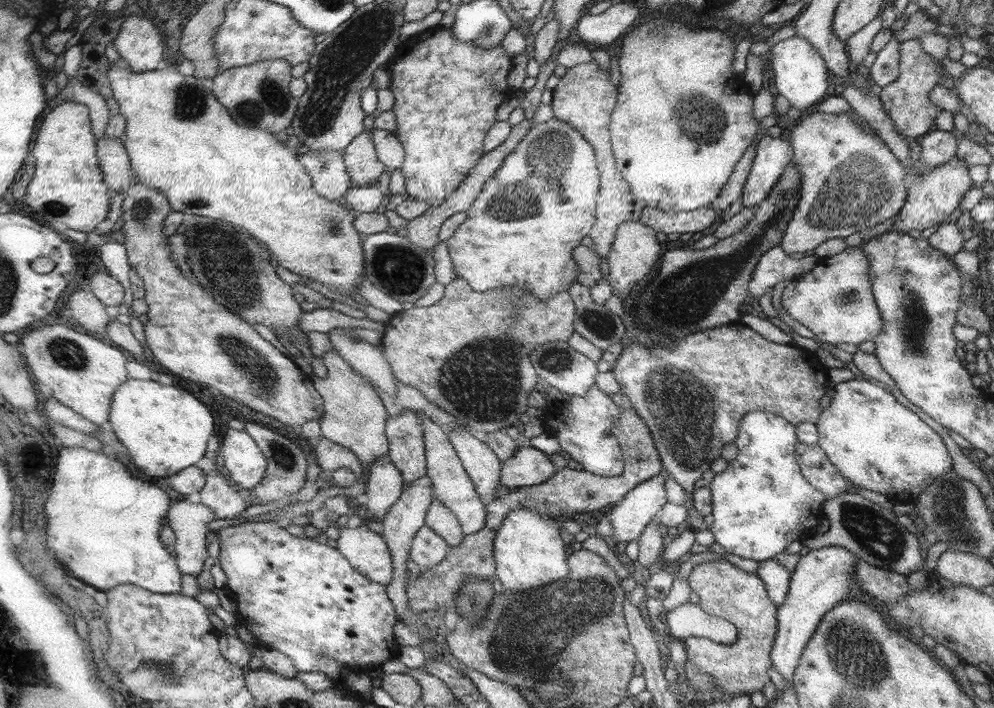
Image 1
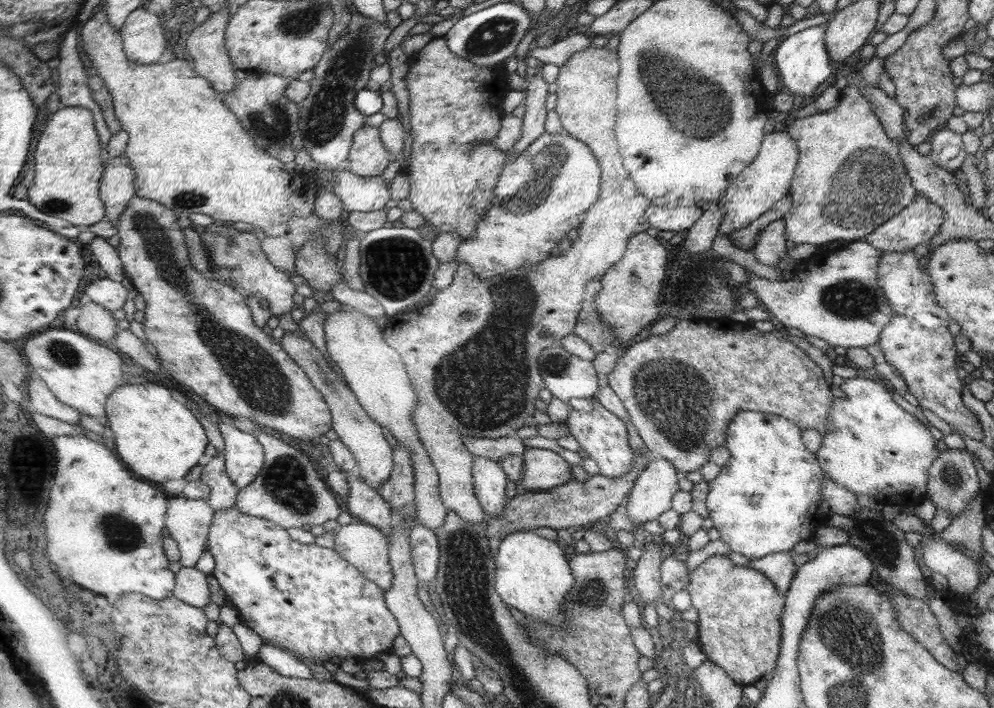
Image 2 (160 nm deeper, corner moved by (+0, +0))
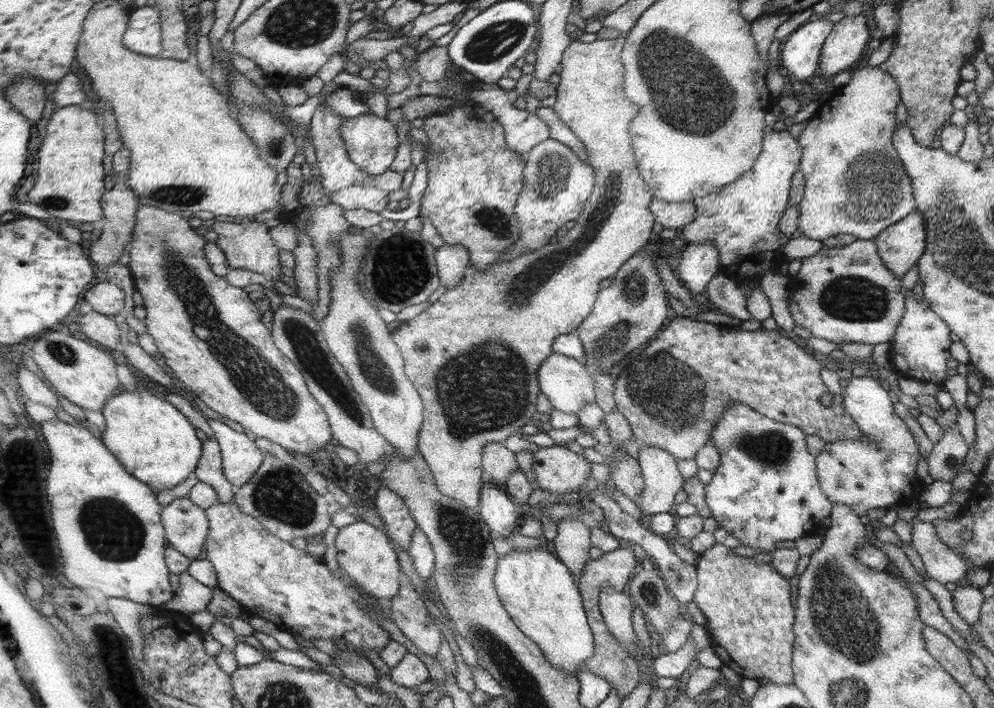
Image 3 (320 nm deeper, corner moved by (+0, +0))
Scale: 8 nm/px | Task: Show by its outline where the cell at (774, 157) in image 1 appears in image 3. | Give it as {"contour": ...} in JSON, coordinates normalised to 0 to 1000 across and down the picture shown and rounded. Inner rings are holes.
{"contour":[[[791,182],[772,188],[767,195],[767,215],[763,218],[760,232],[741,256],[707,280],[699,280],[695,285],[699,295],[697,311],[686,319],[685,333],[690,345],[714,339],[714,345],[722,353],[724,386],[741,401],[756,405],[751,421],[751,438],[755,449],[765,456],[776,446],[776,432],[772,418],[764,410],[764,394],[791,370],[786,356],[795,336],[783,329],[783,318],[793,294],[798,263],[796,253],[803,239],[806,220],[803,199],[796,195]]]}

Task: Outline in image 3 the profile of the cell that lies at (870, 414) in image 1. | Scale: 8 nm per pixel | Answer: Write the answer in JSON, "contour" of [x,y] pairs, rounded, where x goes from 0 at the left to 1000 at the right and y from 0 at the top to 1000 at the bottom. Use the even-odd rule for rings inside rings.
{"contour":[[[878,528],[857,532],[848,542],[846,554],[852,585],[855,585],[872,620],[831,626],[831,633],[819,645],[823,681],[831,705],[838,713],[845,710],[853,715],[856,723],[867,733],[878,718],[911,713],[920,708],[930,691],[921,672],[925,638],[914,606],[898,585],[896,565],[892,562],[894,556],[884,545],[882,537],[878,537]]]}

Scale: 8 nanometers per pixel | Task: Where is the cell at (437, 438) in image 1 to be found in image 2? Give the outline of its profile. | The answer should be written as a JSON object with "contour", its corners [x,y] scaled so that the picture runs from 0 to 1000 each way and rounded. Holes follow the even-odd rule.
{"contour":[[[595,64],[593,68],[589,68],[589,71],[578,73],[569,89],[568,93],[563,95],[563,105],[558,116],[561,123],[561,148],[559,150],[559,157],[565,164],[568,185],[572,186],[574,192],[585,198],[585,201],[591,203],[591,206],[593,206],[599,216],[599,220],[603,225],[603,232],[606,234],[606,261],[604,266],[603,282],[588,302],[588,312],[584,316],[581,335],[571,352],[562,357],[561,362],[553,362],[548,366],[548,370],[542,370],[540,376],[502,387],[502,390],[498,390],[498,393],[494,393],[494,395],[484,395],[484,393],[476,384],[476,377],[463,371],[462,381],[460,381],[460,387],[458,387],[456,403],[440,412],[437,424],[431,431],[423,431],[419,439],[405,441],[401,446],[398,445],[390,449],[390,456],[386,466],[387,483],[389,483],[391,489],[397,492],[397,494],[404,503],[411,531],[415,538],[414,545],[418,547],[418,551],[421,554],[422,575],[418,578],[418,596],[420,597],[424,621],[432,637],[434,647],[437,650],[437,657],[440,660],[440,669],[442,669],[442,675],[444,675],[444,678],[442,678],[442,695],[444,695],[444,703],[446,703],[448,715],[450,715],[452,722],[457,720],[475,742],[481,742],[483,737],[488,736],[492,727],[489,725],[489,720],[486,718],[486,713],[478,695],[477,658],[479,647],[472,633],[470,633],[467,619],[469,619],[469,616],[473,616],[474,619],[506,619],[517,614],[519,607],[526,605],[526,602],[530,602],[530,599],[527,599],[526,596],[528,596],[532,588],[536,589],[536,585],[540,582],[540,576],[538,576],[540,562],[543,562],[543,551],[549,548],[548,535],[543,524],[542,504],[545,503],[546,496],[550,492],[560,489],[567,476],[577,470],[580,462],[582,444],[585,444],[585,436],[587,436],[587,425],[592,421],[591,412],[589,412],[589,410],[591,410],[591,401],[596,395],[609,391],[609,388],[615,383],[615,379],[627,369],[627,363],[631,359],[635,335],[643,328],[648,328],[654,321],[654,315],[650,308],[650,294],[655,290],[654,282],[652,280],[641,282],[641,264],[639,257],[636,256],[635,244],[628,233],[628,223],[624,213],[622,189],[620,186],[623,161],[622,110],[624,107],[624,76],[622,75],[622,71],[613,69],[609,65],[599,66]]]}

